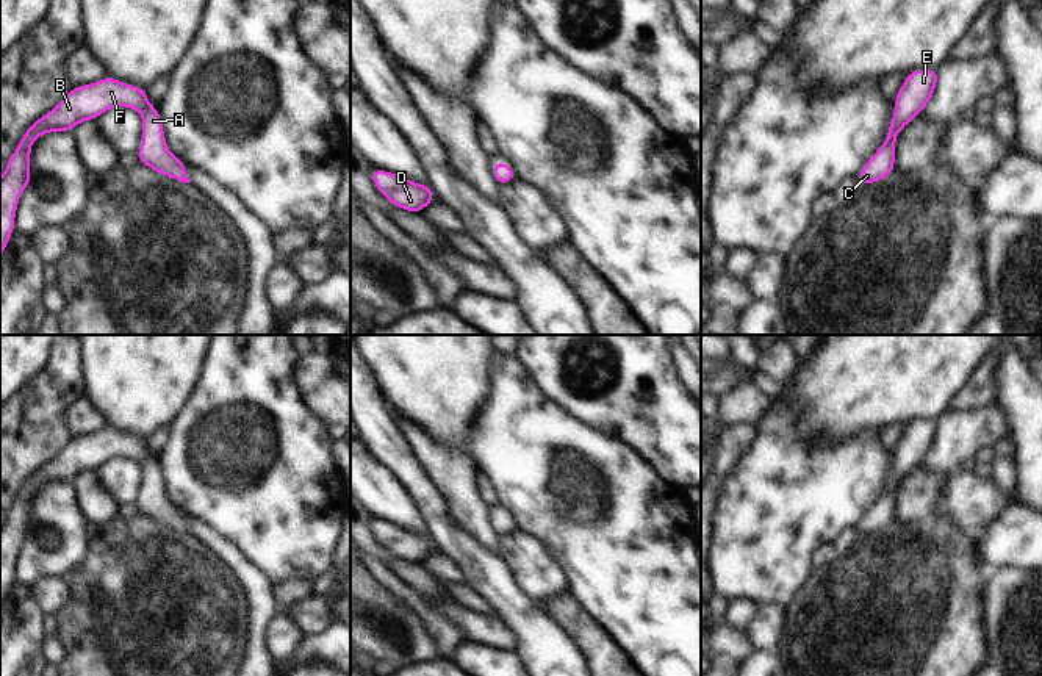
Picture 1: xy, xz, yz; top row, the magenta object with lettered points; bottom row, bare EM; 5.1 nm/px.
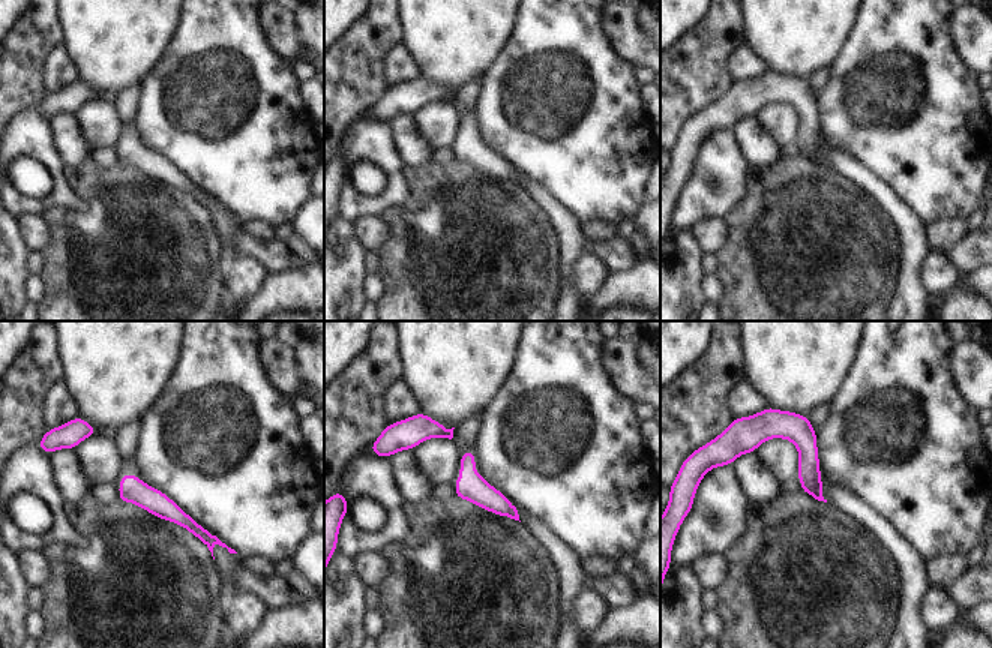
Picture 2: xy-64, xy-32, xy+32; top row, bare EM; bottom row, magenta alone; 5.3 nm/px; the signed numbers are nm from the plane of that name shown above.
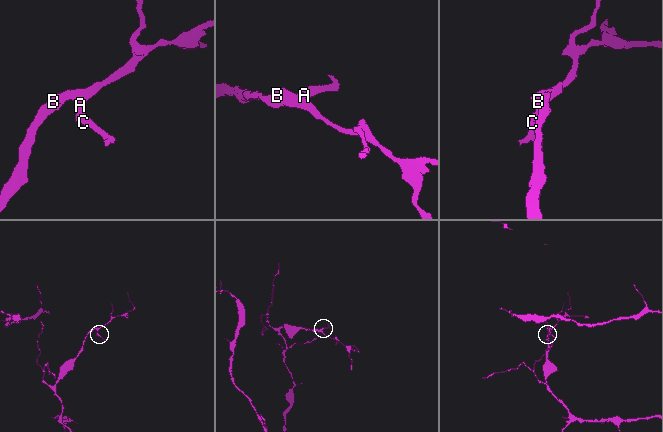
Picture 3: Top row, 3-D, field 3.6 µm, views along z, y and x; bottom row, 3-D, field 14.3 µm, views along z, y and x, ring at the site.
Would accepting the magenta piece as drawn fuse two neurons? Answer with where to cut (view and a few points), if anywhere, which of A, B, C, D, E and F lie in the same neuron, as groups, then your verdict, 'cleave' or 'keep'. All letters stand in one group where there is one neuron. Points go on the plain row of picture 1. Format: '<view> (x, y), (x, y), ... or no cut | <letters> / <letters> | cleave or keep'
no cut | A B C D E F | keep

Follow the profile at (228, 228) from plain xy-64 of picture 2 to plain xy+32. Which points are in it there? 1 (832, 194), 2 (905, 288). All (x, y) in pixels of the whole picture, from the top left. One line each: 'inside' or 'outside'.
1: outside
2: inside

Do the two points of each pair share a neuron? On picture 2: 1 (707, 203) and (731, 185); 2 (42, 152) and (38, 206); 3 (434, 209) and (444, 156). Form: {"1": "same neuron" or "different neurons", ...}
{"1": "same neuron", "2": "same neuron", "3": "different neurons"}

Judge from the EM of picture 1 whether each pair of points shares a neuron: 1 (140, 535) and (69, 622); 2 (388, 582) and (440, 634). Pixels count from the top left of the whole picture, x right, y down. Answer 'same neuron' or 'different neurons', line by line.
1: same neuron
2: same neuron

